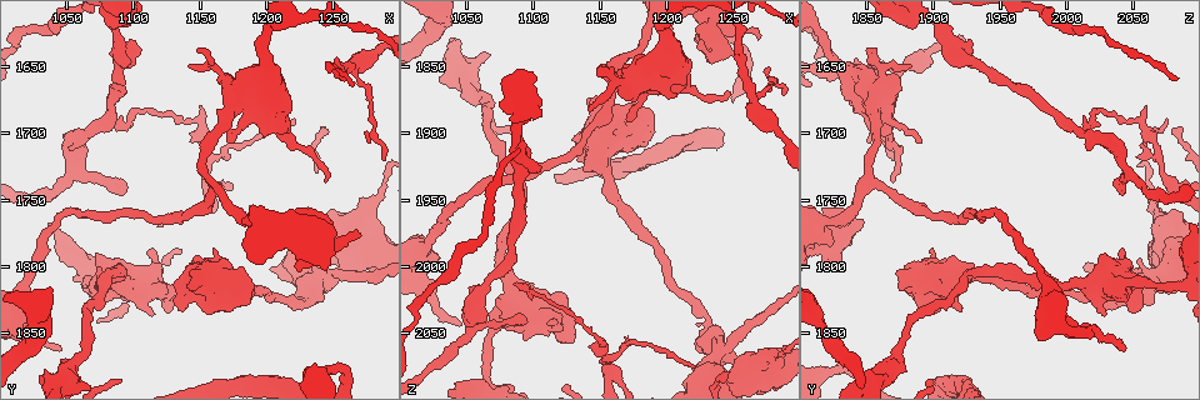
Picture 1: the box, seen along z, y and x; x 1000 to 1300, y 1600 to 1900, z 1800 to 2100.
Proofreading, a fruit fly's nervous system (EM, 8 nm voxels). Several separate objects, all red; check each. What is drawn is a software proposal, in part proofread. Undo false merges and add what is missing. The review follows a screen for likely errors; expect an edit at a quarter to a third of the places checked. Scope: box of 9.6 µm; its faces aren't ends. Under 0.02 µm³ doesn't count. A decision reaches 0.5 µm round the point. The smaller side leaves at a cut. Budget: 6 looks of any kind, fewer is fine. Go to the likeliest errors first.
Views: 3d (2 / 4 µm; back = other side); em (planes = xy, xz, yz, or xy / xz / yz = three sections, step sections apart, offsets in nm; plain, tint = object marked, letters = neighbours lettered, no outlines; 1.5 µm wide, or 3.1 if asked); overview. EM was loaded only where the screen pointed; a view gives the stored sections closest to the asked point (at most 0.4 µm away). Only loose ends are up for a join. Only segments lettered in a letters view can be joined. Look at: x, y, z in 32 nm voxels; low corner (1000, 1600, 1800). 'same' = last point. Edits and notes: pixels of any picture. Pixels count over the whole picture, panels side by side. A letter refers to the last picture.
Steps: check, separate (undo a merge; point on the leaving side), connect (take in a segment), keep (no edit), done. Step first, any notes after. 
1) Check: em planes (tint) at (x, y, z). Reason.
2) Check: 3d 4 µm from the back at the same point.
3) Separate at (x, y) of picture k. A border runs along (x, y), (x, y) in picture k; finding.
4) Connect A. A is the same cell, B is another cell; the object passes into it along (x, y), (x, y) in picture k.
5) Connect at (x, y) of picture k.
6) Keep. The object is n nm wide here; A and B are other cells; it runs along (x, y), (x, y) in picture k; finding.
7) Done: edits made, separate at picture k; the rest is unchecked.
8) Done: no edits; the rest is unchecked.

Check: em planes (tint) at (1236, 1810, 2066). Small branch off a trunk.

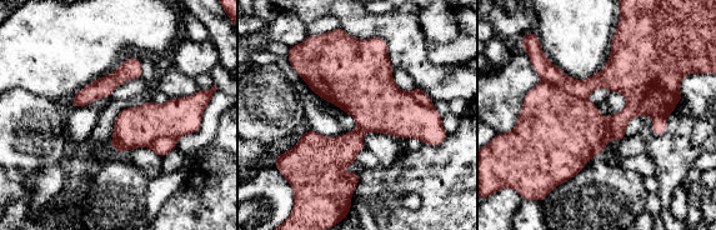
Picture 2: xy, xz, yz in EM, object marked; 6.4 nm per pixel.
Check: em planes (letters) at the same point.

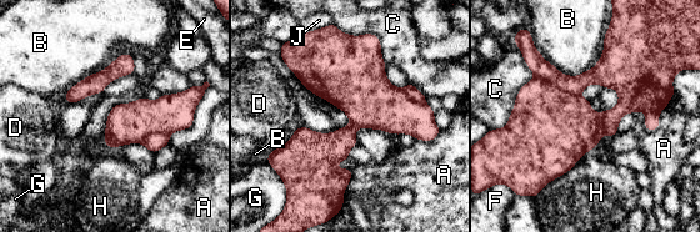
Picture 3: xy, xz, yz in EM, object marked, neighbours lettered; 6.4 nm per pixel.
Separate at (574, 85) of picture 3. The longest contact is with B, 480 nm; A, B, C, D, E, F, G, H and J are other cells; the part that leaves runs along (528, 56), (561, 81), (619, 77), (653, 126) in picture 3; a second neuron is stuck on.

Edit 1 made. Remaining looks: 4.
Check: 3d 4 µm at (1222, 1694, 2074). Free end.

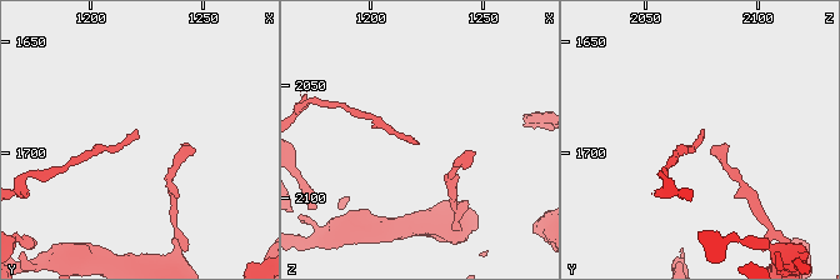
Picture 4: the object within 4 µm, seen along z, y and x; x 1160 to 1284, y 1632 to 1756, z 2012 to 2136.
Check: em xz step 8 (tint) at (1222, 1691, 2075).

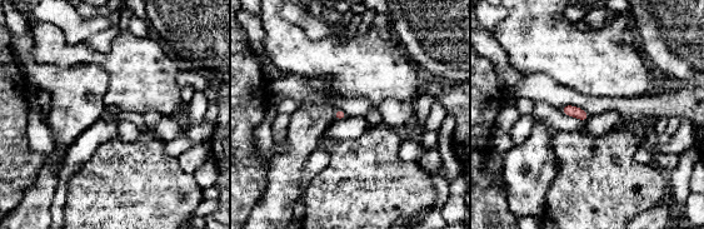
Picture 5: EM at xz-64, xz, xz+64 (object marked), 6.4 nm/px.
Check: em planes (letters) at the same point.

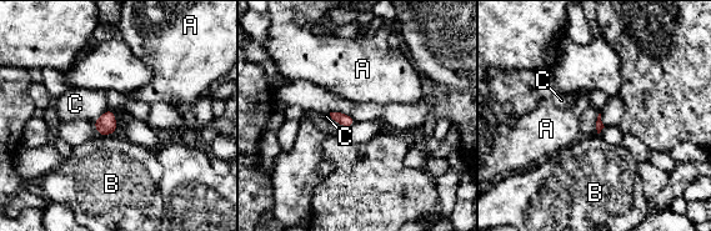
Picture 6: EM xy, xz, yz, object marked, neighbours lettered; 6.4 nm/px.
Keep. A, B and C are other cells; a border runs along (109, 109), (94, 121) in picture 6; none of them fits.

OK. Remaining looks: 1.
Done: edits made, separate at picture 3; the rest is unchecked.

